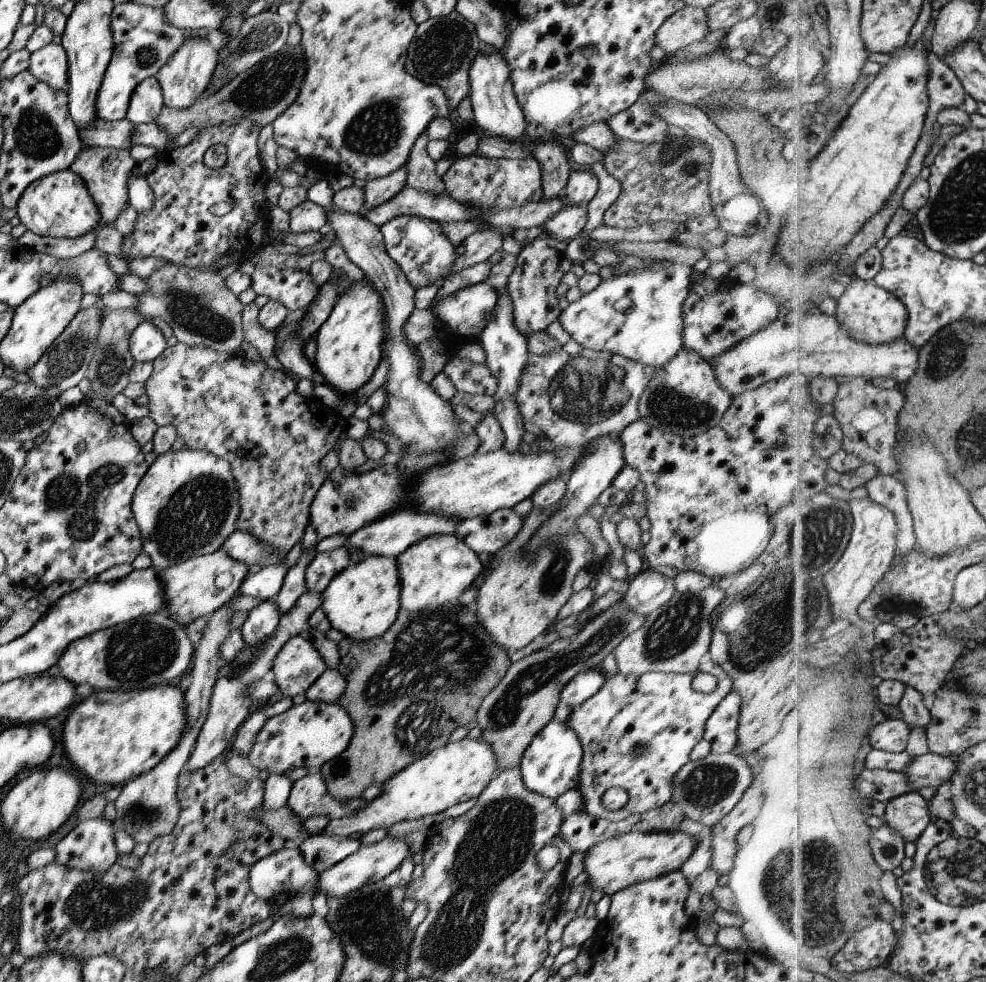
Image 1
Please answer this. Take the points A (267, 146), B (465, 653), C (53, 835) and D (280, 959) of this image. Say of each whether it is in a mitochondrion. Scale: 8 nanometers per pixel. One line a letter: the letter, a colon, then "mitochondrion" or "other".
A: other
B: mitochondrion
C: other
D: mitochondrion

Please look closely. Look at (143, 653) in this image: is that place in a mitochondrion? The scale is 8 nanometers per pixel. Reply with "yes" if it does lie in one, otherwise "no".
yes

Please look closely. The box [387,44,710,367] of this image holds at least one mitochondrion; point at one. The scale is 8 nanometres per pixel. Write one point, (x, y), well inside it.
(692, 167)

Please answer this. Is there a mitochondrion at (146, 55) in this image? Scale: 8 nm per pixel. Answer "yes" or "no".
yes

